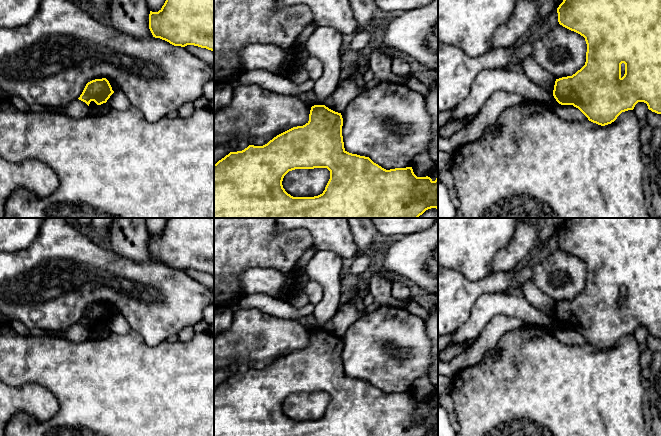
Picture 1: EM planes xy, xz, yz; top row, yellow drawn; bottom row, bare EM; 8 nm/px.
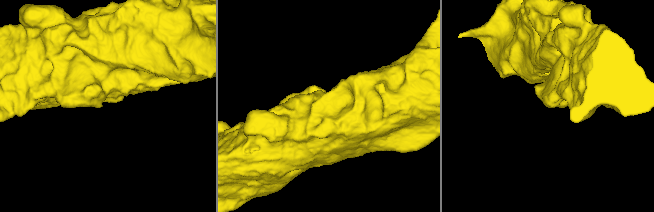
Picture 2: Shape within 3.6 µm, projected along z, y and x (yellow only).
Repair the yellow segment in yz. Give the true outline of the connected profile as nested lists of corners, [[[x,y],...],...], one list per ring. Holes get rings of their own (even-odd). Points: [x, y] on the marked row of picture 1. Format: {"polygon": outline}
{"polygon": [[[563,0],[557,13],[559,24],[583,36],[587,44],[585,65],[572,76],[555,81],[553,96],[559,104],[573,105],[589,121],[601,126],[611,124],[622,112],[633,110],[638,102],[646,103],[649,110],[661,114],[661,0]]]}

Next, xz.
{"polygon": [[[314,105],[310,110],[309,121],[305,125],[287,130],[263,146],[249,145],[242,151],[230,152],[214,164],[214,218],[418,218],[428,209],[438,209],[438,177],[435,181],[428,176],[417,177],[412,167],[386,170],[369,157],[347,152],[344,148],[342,126],[341,113],[335,112],[325,105]],[[314,168],[327,168],[330,171],[330,179],[322,194],[314,197],[293,197],[285,191],[282,181],[289,171]]]}

